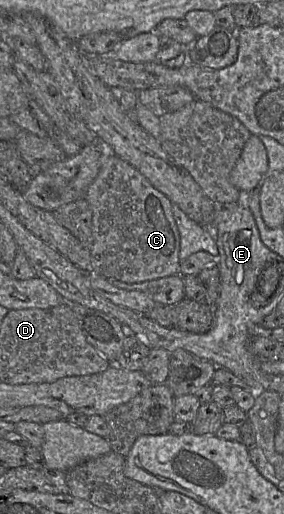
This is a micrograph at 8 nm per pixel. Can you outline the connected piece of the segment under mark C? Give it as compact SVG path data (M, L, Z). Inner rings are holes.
M106 150L99 173L89 185L84 199L92 210L93 243L90 255L93 272L108 280L125 283L141 283L179 274L180 236L172 203L135 167Z

